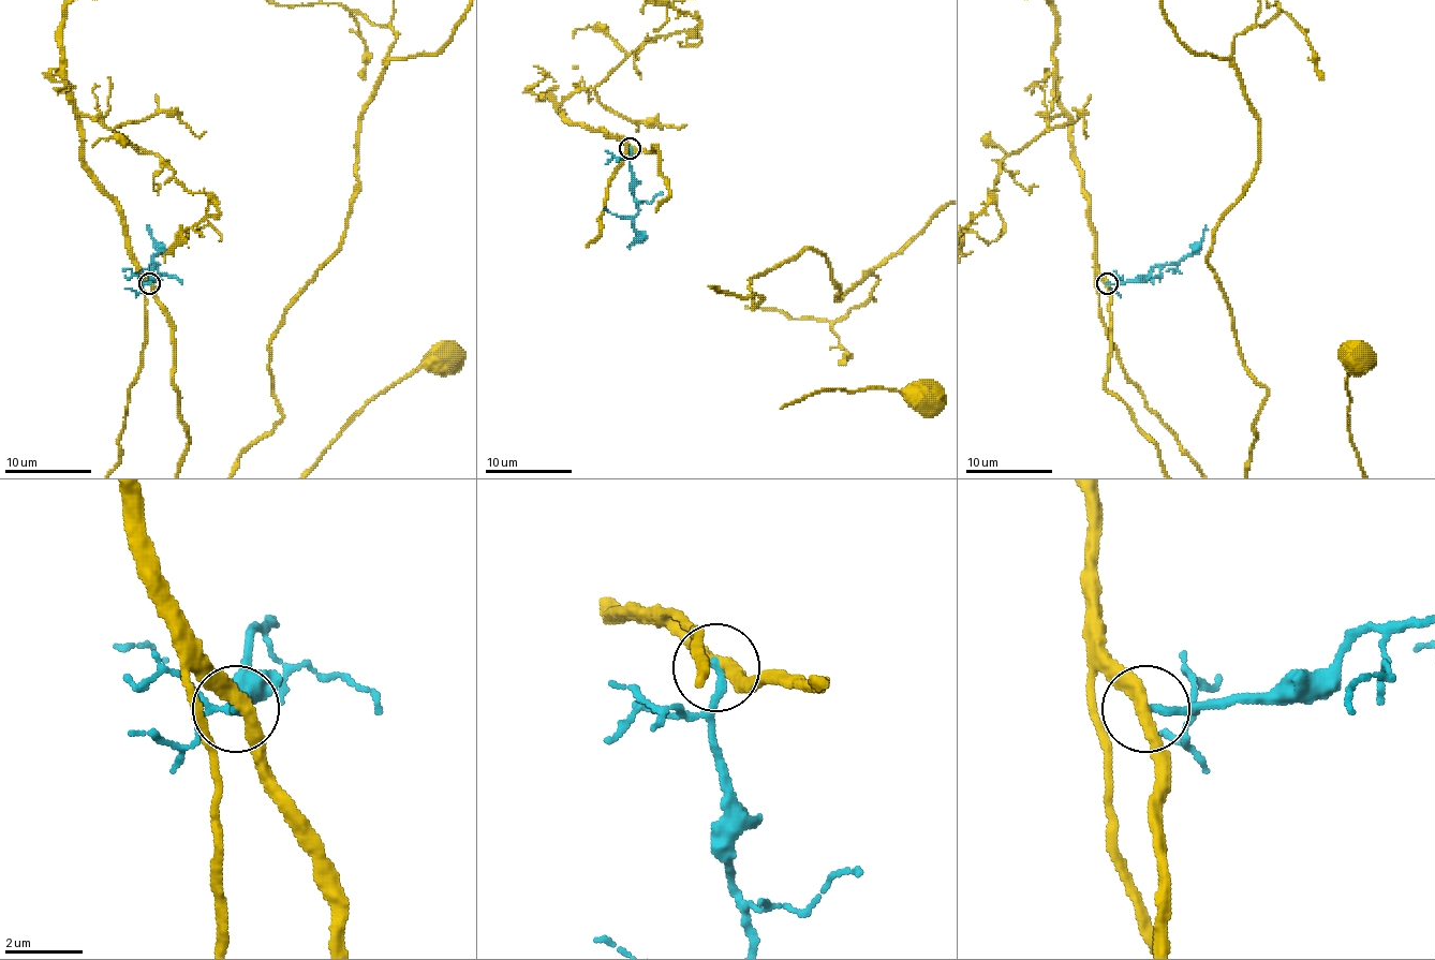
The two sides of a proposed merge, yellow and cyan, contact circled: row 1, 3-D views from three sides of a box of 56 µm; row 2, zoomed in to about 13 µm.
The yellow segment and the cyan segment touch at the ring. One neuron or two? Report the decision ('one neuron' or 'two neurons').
two neurons

